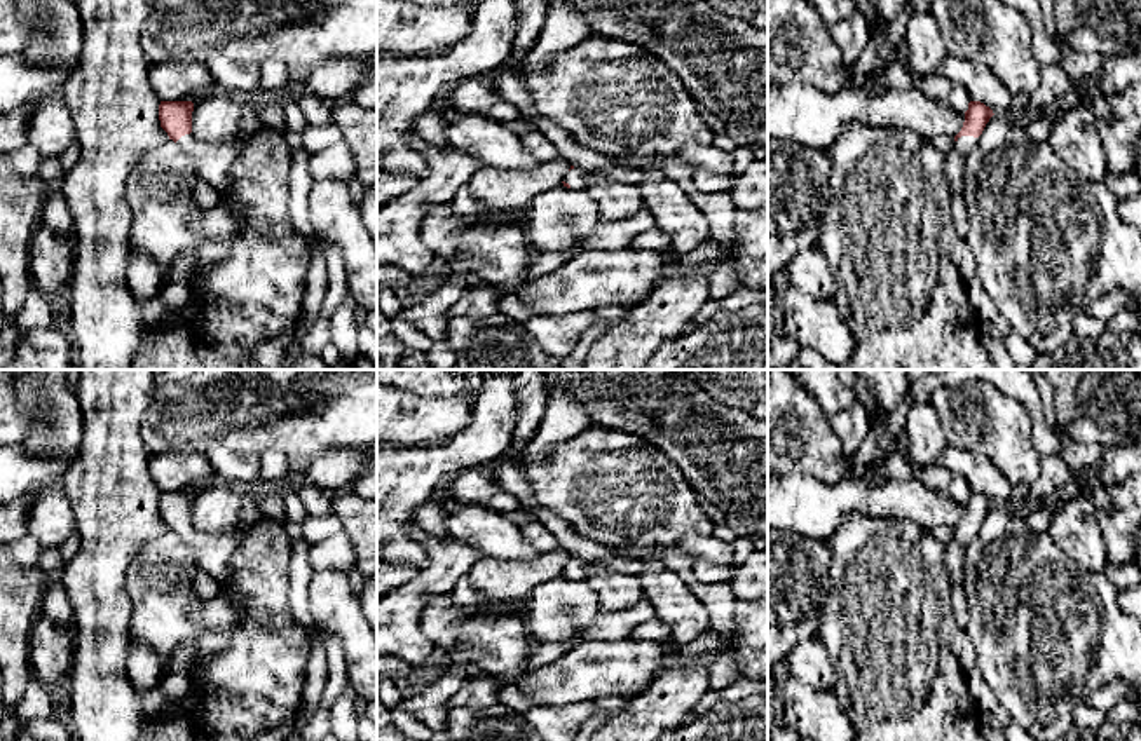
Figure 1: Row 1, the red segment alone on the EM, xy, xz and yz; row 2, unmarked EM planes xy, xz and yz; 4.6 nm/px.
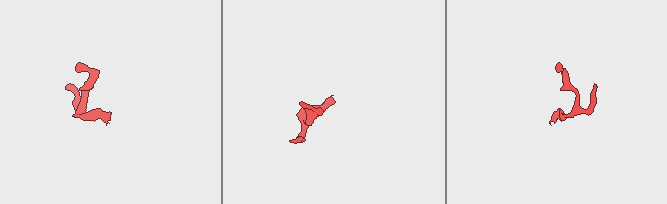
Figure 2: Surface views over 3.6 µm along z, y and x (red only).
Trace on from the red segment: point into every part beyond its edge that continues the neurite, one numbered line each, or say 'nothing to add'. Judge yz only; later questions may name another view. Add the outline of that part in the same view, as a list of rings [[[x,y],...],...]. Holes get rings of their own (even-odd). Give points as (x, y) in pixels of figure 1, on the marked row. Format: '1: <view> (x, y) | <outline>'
1: yz (965, 143) | [[[961,136],[954,143],[954,150],[960,153],[960,157],[965,160],[970,150],[975,146],[979,138],[974,136]]]

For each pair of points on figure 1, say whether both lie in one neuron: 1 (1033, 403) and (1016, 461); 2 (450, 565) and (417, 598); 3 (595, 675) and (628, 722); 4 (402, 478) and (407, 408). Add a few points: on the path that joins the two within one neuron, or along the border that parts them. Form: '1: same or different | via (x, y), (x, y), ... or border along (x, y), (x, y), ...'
1: different | border along (1000, 387), (1024, 407), (1040, 455)
2: same | via (442, 572), (424, 590)
3: different | border along (648, 687), (632, 698)
4: different | border along (444, 443), (395, 447)

